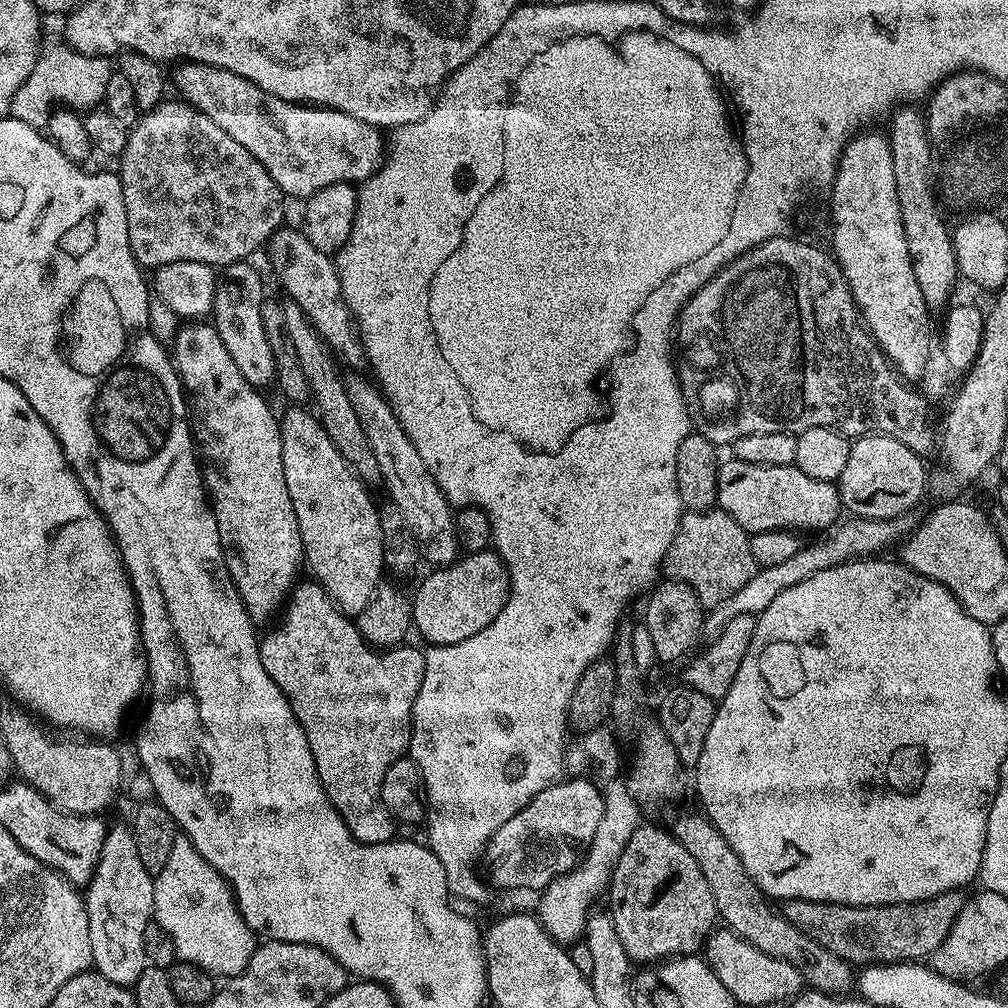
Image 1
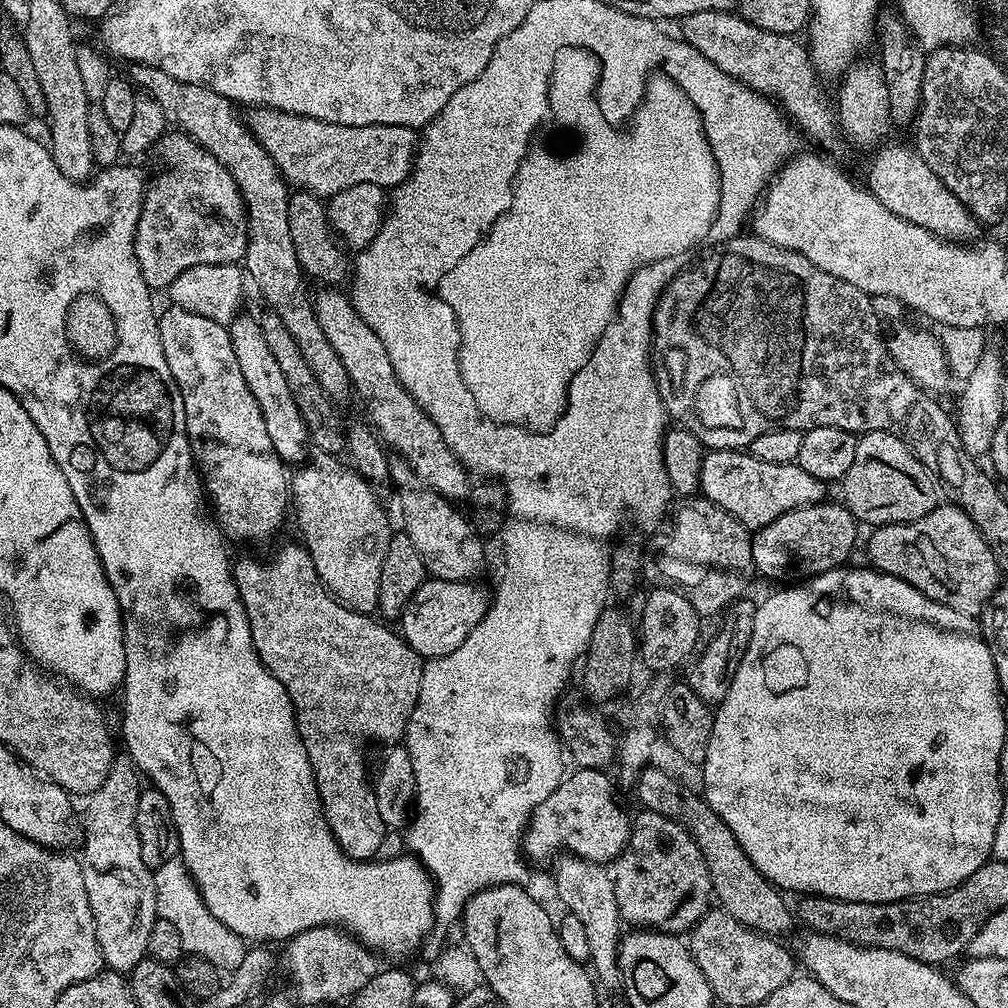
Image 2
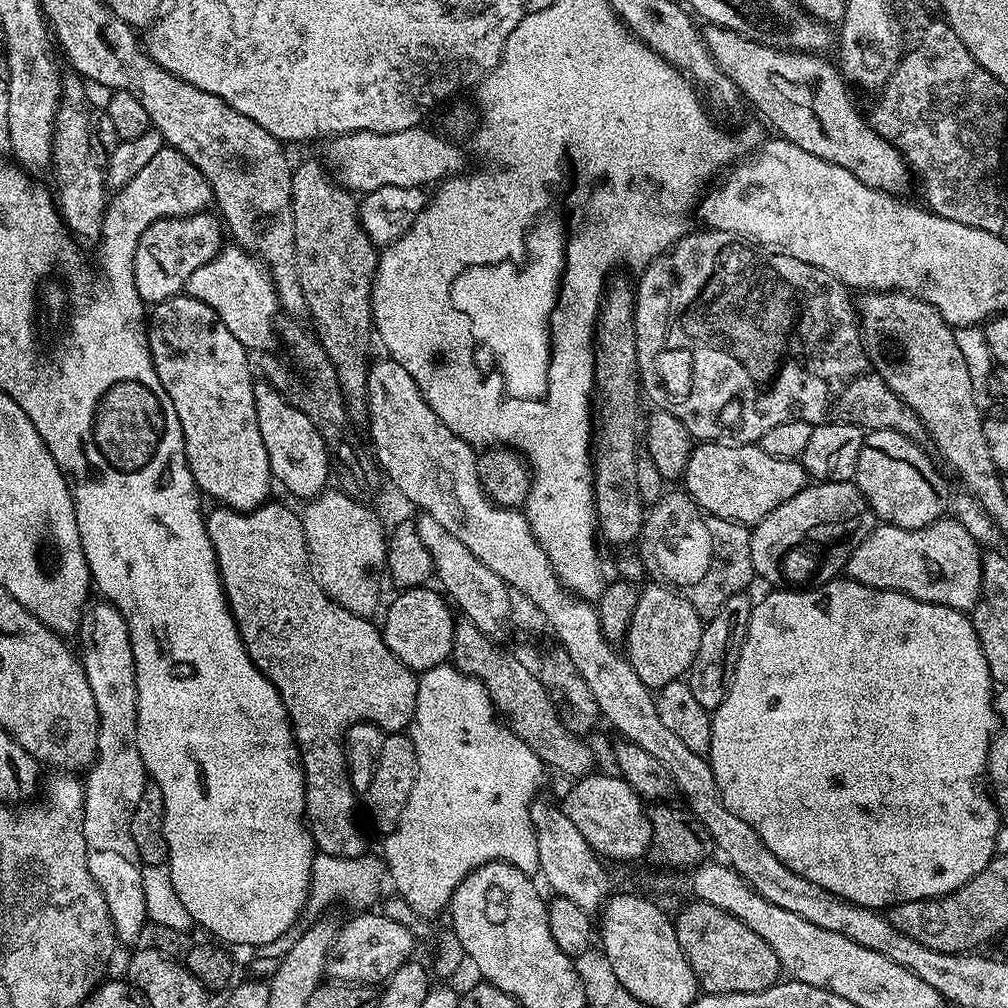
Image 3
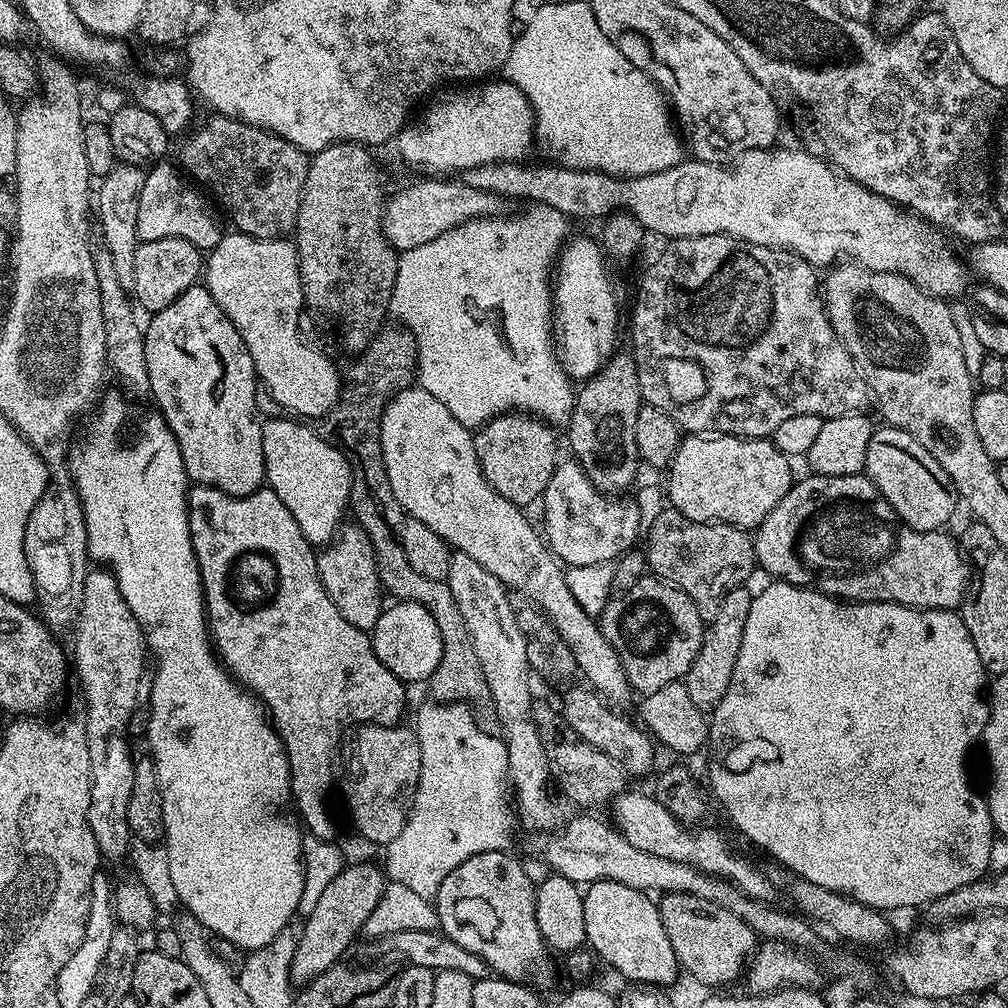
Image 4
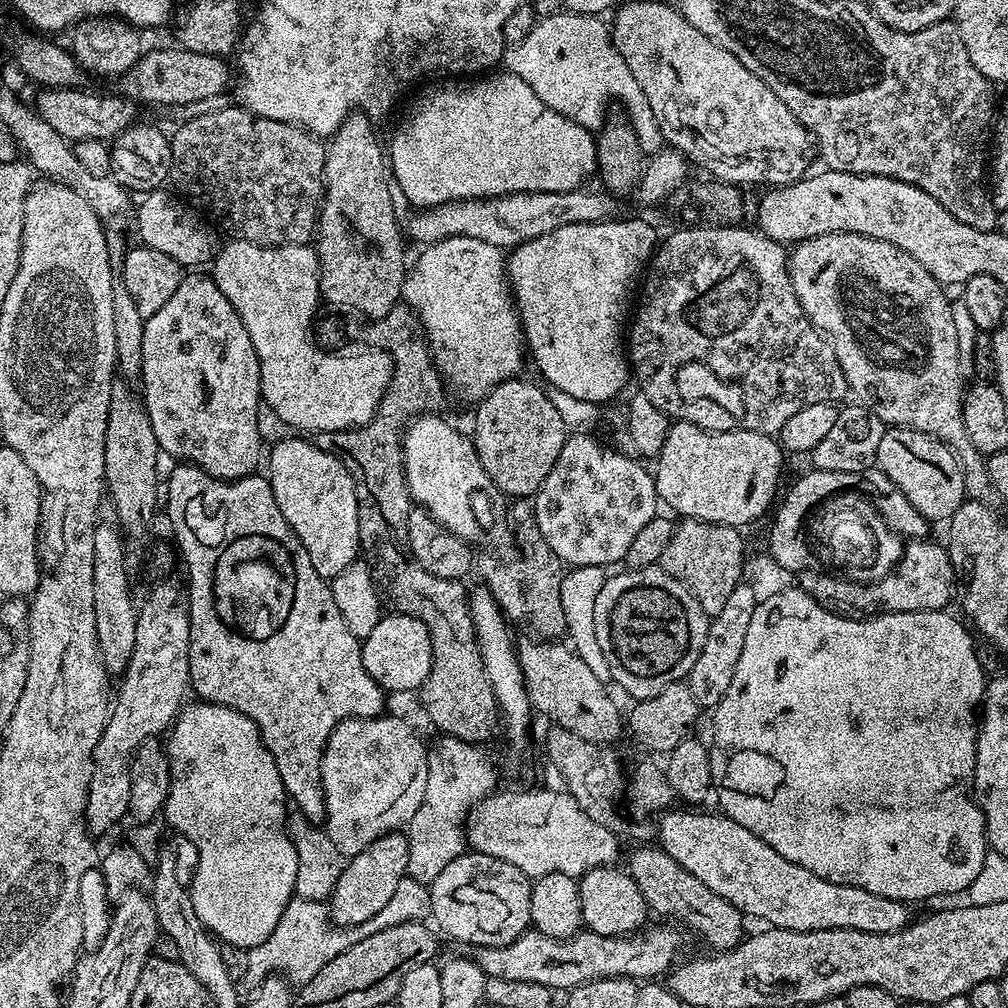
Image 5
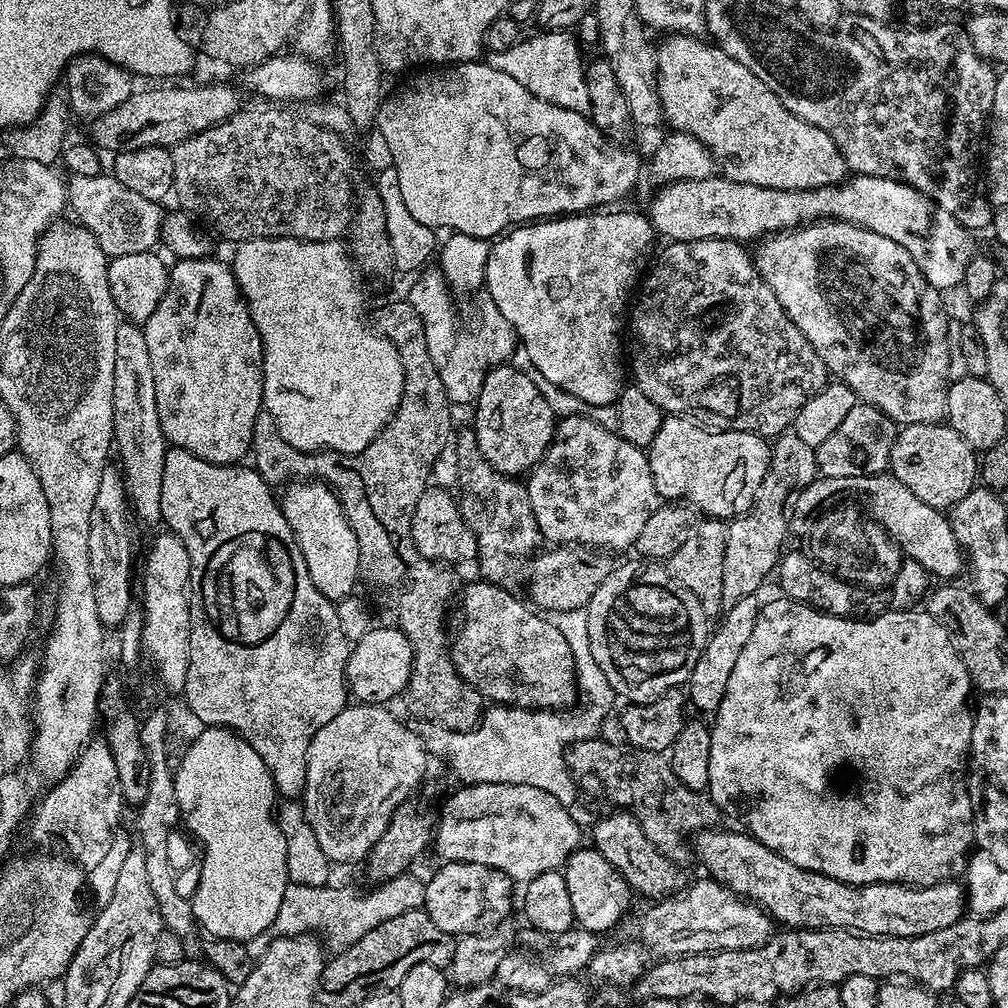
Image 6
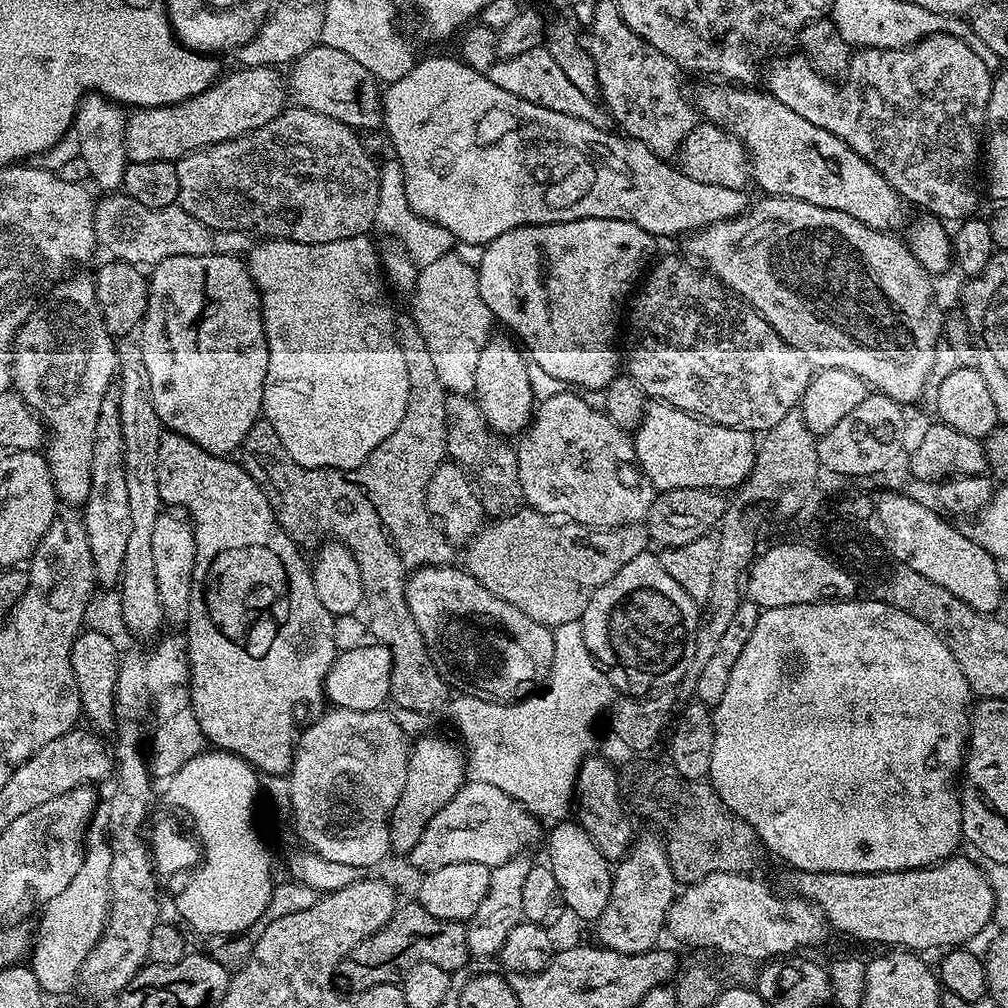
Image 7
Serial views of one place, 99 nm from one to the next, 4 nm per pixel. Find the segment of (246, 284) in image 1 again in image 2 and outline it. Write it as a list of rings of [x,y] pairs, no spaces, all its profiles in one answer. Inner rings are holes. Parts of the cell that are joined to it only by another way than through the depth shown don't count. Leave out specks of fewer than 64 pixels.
[[[255,315],[246,316],[227,325],[234,354],[238,357],[238,367],[242,369],[242,378],[246,378],[246,386],[250,386],[250,394],[254,394],[254,402],[258,402],[258,410],[262,410],[262,422],[266,422],[266,434],[270,434],[270,442],[278,458],[282,458],[285,465],[299,466],[309,455],[308,427],[294,403],[294,394],[290,394],[290,386],[286,386],[286,374],[282,374],[274,354],[270,354],[270,346],[266,346],[259,319]]]

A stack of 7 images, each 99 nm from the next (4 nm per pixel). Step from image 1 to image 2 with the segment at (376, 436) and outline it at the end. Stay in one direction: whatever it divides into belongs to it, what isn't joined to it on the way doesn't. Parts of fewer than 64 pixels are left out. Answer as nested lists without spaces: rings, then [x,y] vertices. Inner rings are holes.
[[[399,458],[390,463],[391,483],[400,487],[400,512],[404,515],[402,531],[422,554],[427,575],[437,580],[471,581],[484,564],[485,541],[478,535],[467,515],[456,512],[457,505],[423,484],[408,463]]]

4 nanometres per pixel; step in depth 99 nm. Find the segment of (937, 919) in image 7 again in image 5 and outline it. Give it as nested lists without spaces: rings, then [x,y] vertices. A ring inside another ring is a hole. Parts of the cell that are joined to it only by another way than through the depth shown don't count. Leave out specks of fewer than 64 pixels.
[[[669,810],[659,817],[659,847],[663,848],[670,858],[674,858],[674,862],[690,870],[690,874],[694,874],[694,878],[698,878],[702,886],[714,890],[718,898],[726,898],[726,902],[730,902],[730,906],[744,913],[745,917],[752,919],[753,916],[756,920],[765,920],[763,922],[765,925],[795,932],[845,928],[862,930],[870,934],[890,934],[907,928],[910,923],[909,905],[905,901],[882,898],[882,894],[870,894],[870,890],[862,890],[858,886],[818,878],[818,874],[810,874],[810,870],[782,858],[782,854],[766,846],[766,842],[762,842],[758,834],[750,834],[746,826],[738,826],[738,822],[734,822],[729,816],[717,814],[715,811],[714,813],[700,812],[704,810],[676,811]]]

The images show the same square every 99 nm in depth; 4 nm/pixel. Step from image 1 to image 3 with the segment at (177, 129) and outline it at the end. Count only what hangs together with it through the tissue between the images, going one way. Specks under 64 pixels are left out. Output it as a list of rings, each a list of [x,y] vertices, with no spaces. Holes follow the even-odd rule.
[[[205,210],[192,216],[156,220],[146,228],[146,234],[138,238],[138,250],[134,254],[134,286],[138,286],[138,294],[145,305],[160,304],[171,296],[181,295],[190,274],[194,274],[198,266],[206,266],[206,262],[220,253],[225,243],[222,220],[219,215],[211,216],[210,213]]]

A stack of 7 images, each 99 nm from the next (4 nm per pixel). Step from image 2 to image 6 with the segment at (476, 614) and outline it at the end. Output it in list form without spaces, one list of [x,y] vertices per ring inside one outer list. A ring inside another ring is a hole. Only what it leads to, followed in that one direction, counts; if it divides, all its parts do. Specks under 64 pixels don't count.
[[[373,626],[361,640],[351,645],[348,653],[348,665],[344,678],[349,693],[361,704],[387,705],[401,695],[408,684],[412,669],[412,647],[410,638],[402,630],[391,626]]]

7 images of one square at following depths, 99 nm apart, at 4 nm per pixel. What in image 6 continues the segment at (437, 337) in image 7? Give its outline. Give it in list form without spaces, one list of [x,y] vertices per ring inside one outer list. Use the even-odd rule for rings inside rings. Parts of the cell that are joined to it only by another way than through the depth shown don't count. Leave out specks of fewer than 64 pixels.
[[[430,266],[423,269],[416,277],[406,299],[410,302],[425,327],[426,347],[429,355],[437,367],[438,378],[446,389],[450,404],[471,405],[475,403],[482,390],[485,374],[498,365],[511,361],[513,352],[519,344],[517,332],[501,310],[492,300],[481,299],[478,306],[476,320],[470,324],[466,320],[456,317],[455,297],[445,282],[439,267]]]

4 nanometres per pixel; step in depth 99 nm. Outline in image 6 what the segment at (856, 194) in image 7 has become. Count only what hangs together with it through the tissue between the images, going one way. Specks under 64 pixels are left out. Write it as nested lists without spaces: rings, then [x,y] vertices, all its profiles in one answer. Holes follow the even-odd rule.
[[[668,34],[661,40],[664,41],[655,45],[656,85],[664,120],[669,124],[667,127],[698,138],[698,142],[702,142],[702,146],[710,150],[714,161],[724,163],[722,172],[729,180],[774,190],[801,192],[825,188],[845,179],[846,165],[834,138],[830,138],[826,130],[818,130],[818,126],[786,110],[778,94],[774,94],[774,90],[770,90],[770,86],[766,86],[766,82],[762,82],[758,74],[746,70],[742,62],[730,58],[730,54],[717,48],[715,43],[703,44],[703,39],[683,34]]]

